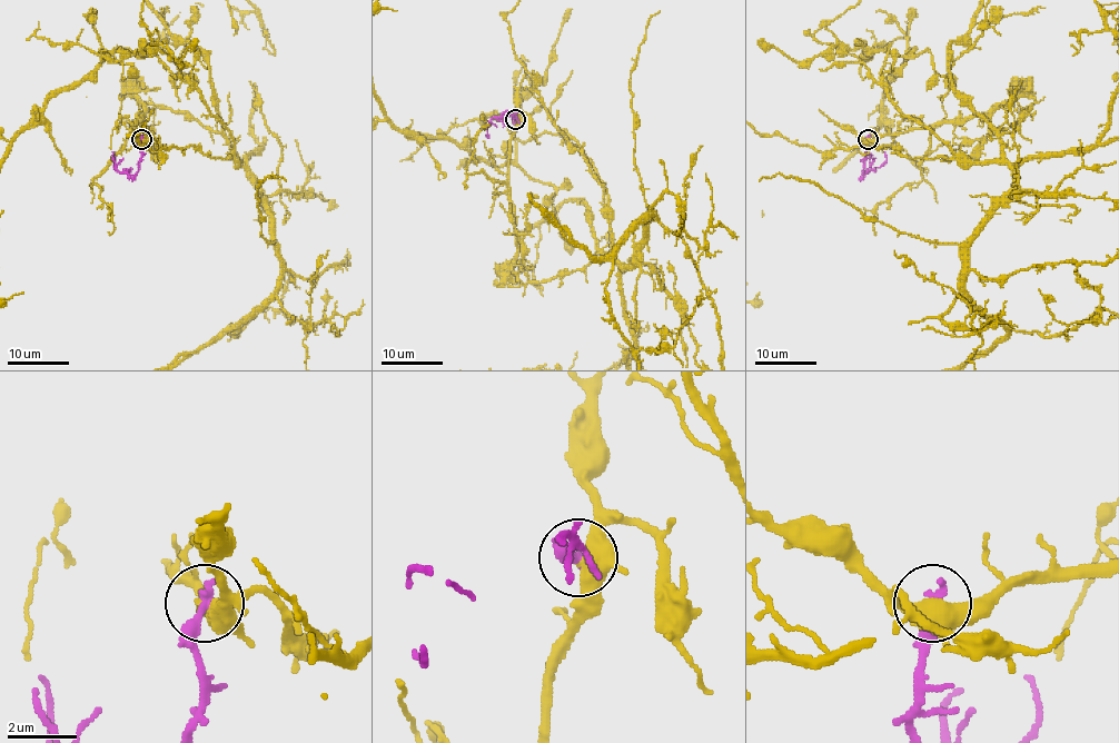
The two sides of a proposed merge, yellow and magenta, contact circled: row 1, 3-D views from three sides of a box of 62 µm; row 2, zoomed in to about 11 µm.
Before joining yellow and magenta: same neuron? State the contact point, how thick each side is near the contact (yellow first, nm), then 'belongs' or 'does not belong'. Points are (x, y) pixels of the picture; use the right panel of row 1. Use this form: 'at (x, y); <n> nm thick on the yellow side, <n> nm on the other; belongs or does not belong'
at (868, 139); 400 nm thick on the yellow side, 360 nm on the other; does not belong

